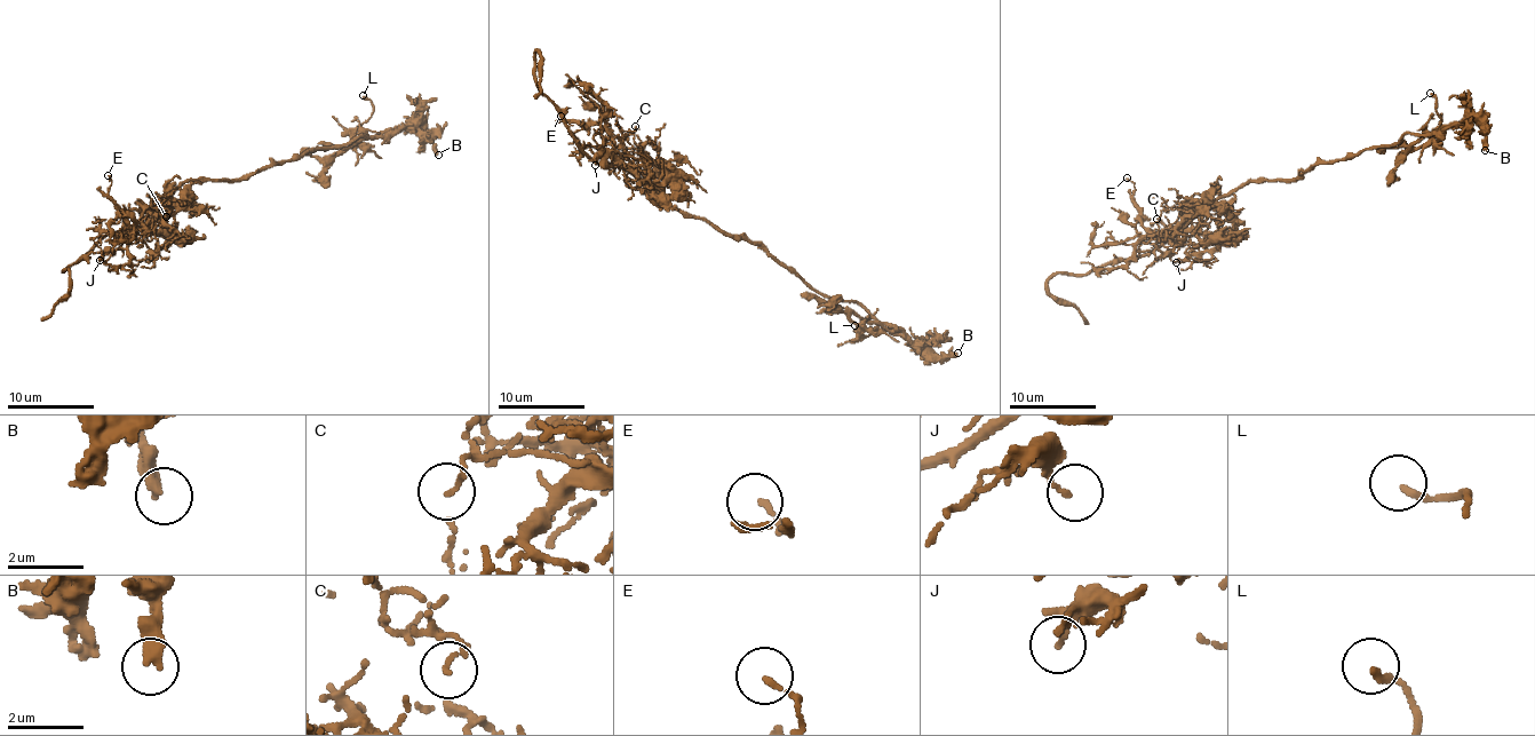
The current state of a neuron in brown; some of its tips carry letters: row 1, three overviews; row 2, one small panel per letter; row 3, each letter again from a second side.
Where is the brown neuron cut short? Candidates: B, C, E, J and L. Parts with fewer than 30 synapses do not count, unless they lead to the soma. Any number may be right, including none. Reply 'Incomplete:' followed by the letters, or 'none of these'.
Incomplete: none of these

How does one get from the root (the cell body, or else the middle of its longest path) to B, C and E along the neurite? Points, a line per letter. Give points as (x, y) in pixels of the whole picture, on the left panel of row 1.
B: (199, 179), (251, 176), (307, 151), (416, 126), (438, 155)
C: (199, 179), (179, 182), (169, 194), (176, 208), (162, 207), (166, 207), (166, 216)
E: (199, 179), (180, 182), (166, 194), (146, 226), (134, 229), (108, 195), (111, 181), (108, 175)

